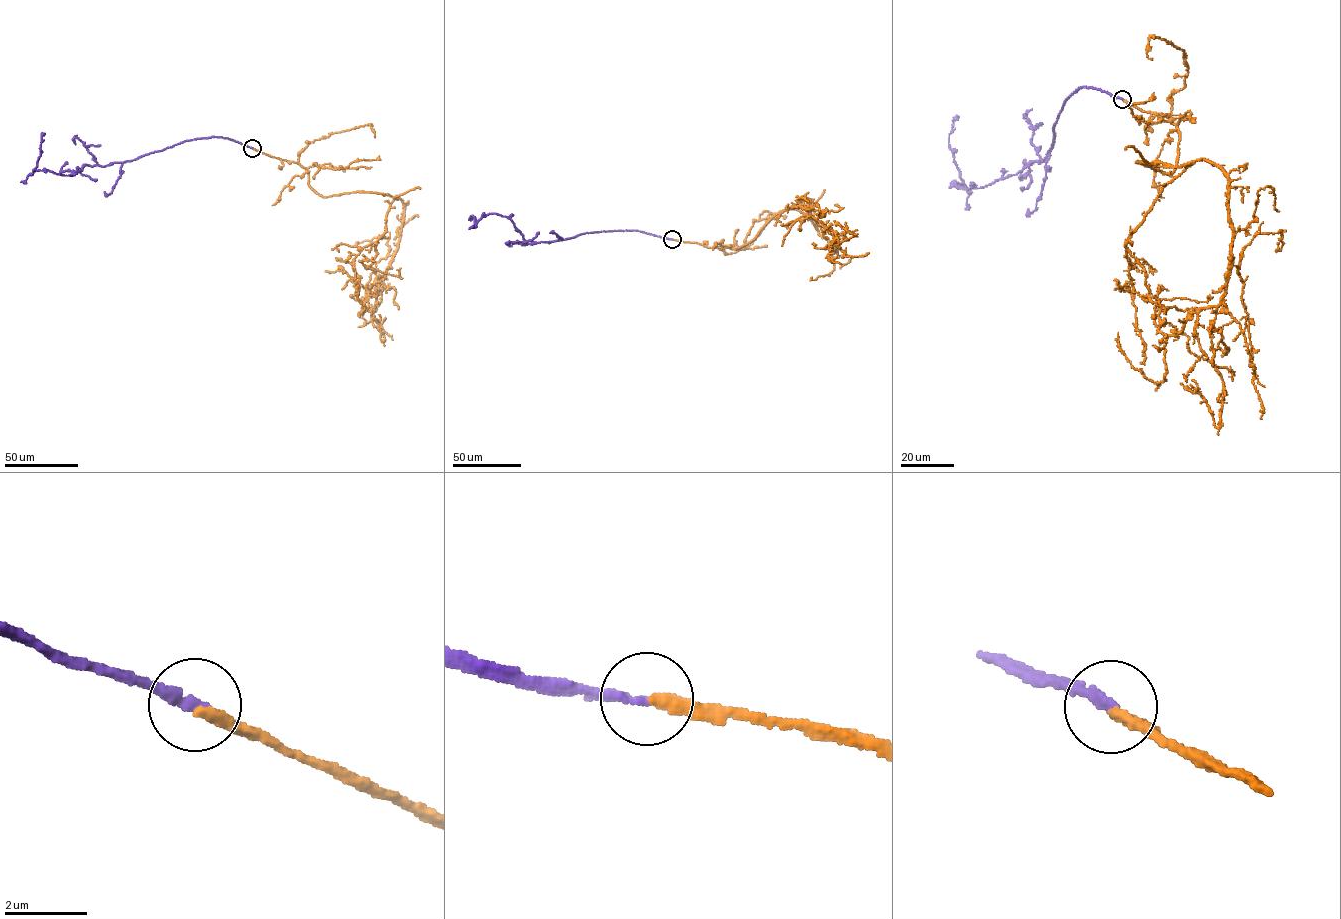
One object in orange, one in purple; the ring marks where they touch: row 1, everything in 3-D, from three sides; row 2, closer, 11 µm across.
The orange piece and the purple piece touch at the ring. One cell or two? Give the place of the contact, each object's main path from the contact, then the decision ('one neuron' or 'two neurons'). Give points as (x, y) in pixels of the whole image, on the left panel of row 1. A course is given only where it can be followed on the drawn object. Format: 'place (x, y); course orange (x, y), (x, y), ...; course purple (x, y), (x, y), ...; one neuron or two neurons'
place (252, 148); course orange (252, 148), (299, 163), (323, 197), (400, 198), (398, 249), (377, 278), (372, 314), (383, 342), (374, 315); course purple (252, 148), (221, 137), (197, 138), (129, 161), (84, 165), (72, 176), (35, 169), (44, 133); one neuron

